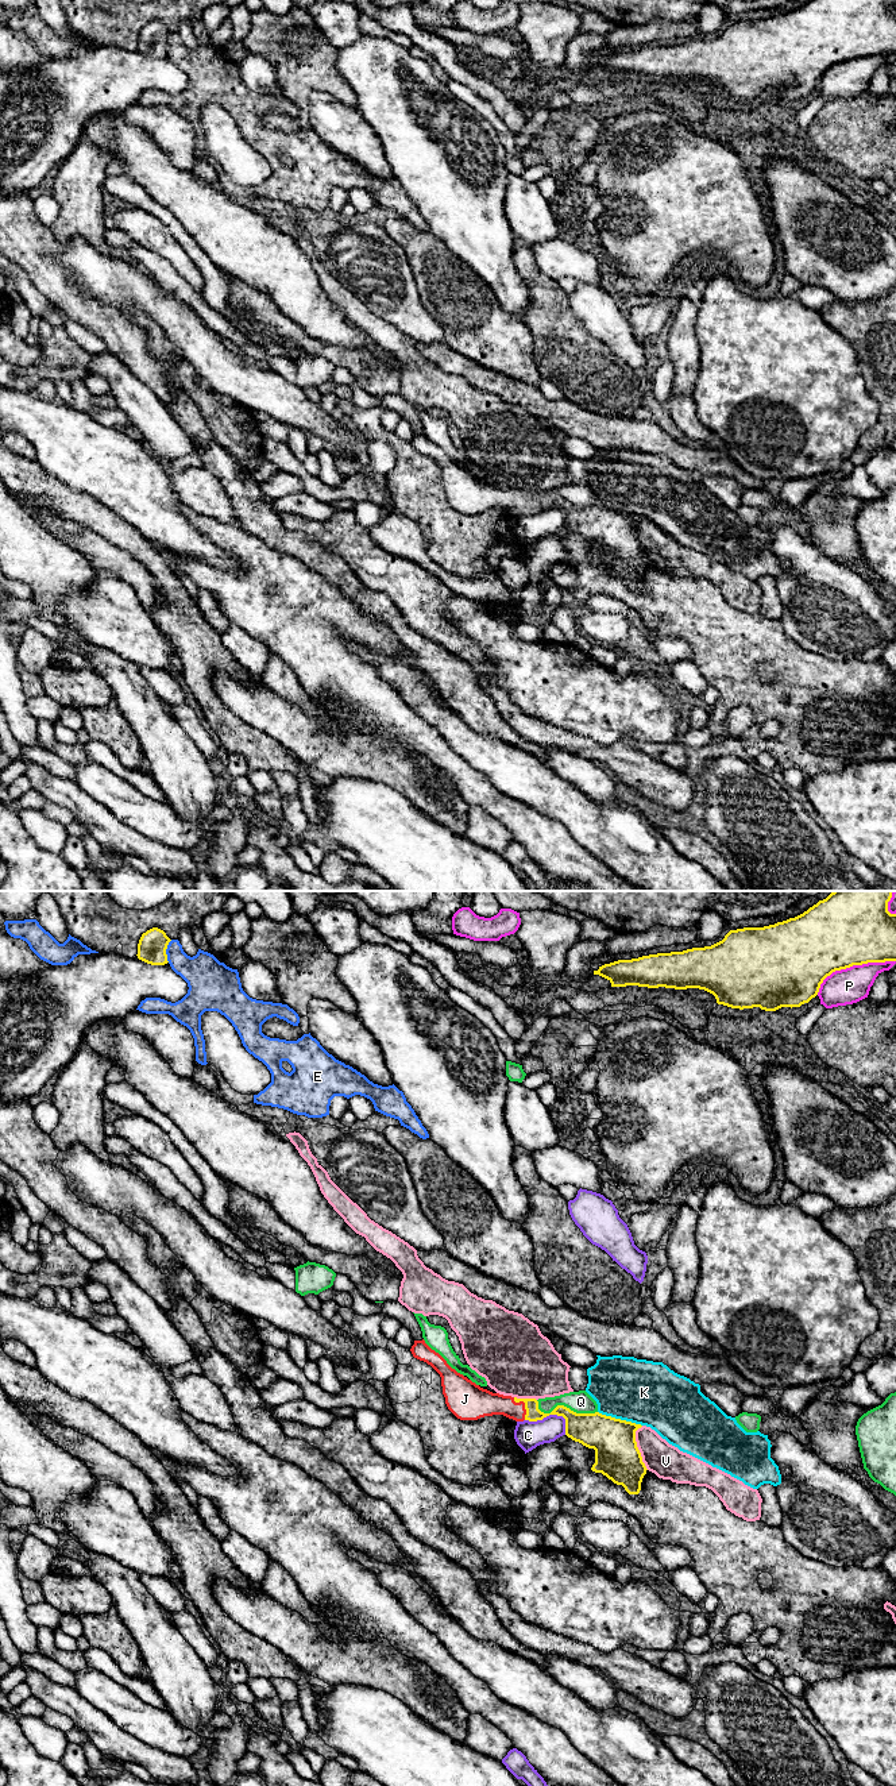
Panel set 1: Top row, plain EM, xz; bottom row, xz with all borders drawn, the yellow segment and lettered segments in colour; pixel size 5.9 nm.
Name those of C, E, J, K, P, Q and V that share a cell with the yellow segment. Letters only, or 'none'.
J

